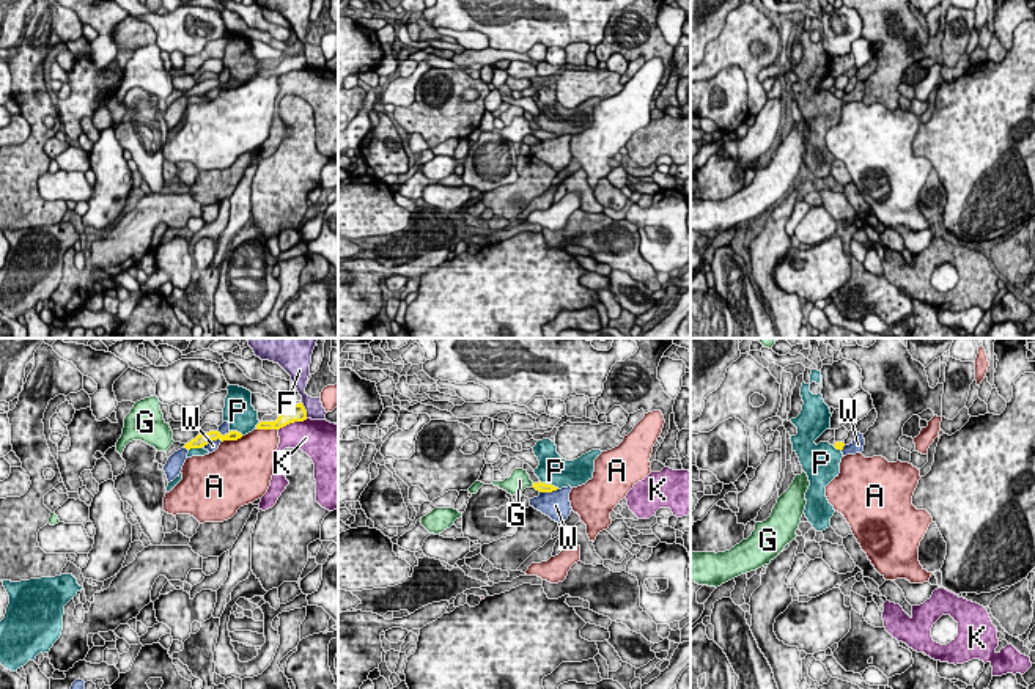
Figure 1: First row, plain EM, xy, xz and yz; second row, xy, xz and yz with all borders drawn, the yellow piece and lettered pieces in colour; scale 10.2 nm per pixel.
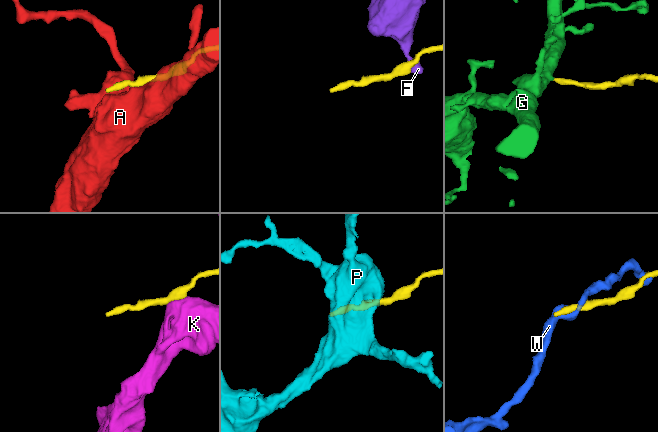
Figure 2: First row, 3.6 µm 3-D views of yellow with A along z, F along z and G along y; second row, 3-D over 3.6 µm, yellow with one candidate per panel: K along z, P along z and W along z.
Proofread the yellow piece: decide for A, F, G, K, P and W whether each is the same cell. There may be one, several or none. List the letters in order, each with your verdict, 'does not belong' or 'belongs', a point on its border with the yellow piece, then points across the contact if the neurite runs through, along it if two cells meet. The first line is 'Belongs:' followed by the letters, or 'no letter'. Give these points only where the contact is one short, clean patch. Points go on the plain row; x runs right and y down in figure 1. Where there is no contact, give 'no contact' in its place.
Belongs: G
A: does not belong; meets yellow in xy at (266, 76)
F: does not belong; meets yellow in xy at (305, 58); border along xy (301, 51), (307, 65)
G: belongs; meets yellow in xz at (534, 132); runs through xz (540, 134), (534, 132), (519, 128)
K: does not belong; meets yellow in xy at (293, 70); border along xy (307, 66), (290, 70), (279, 77)
P: does not belong; meets yellow in xz at (549, 132)
W: does not belong; meets yellow in xz at (548, 139)

